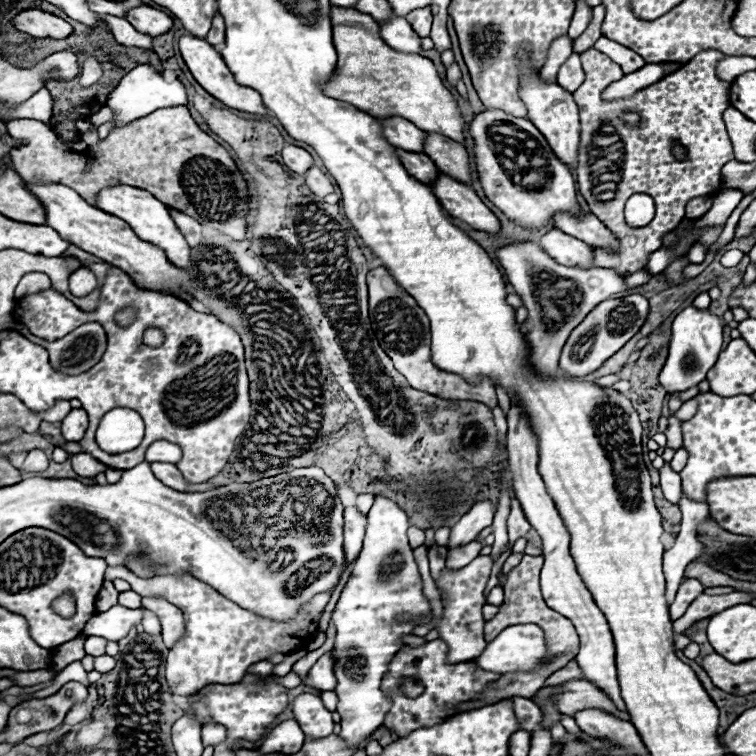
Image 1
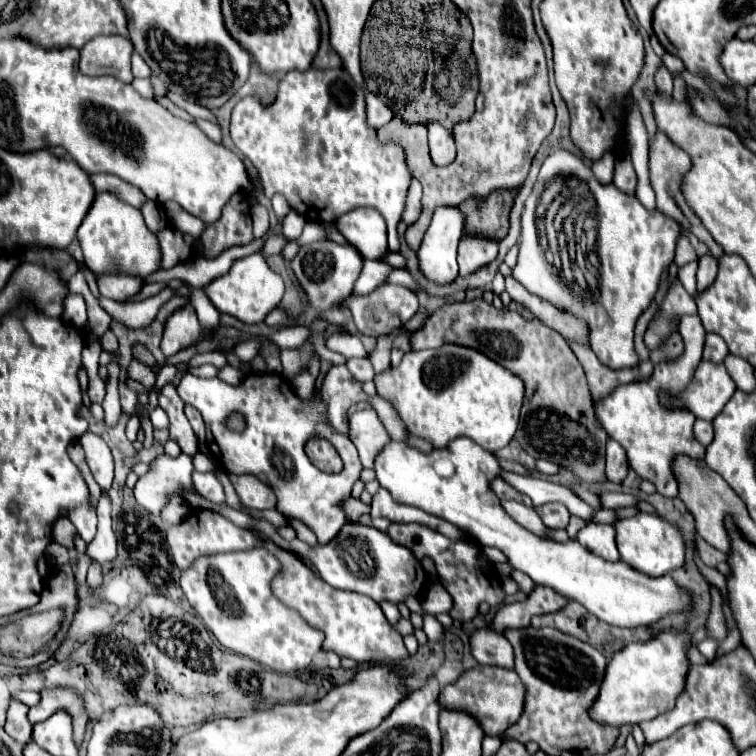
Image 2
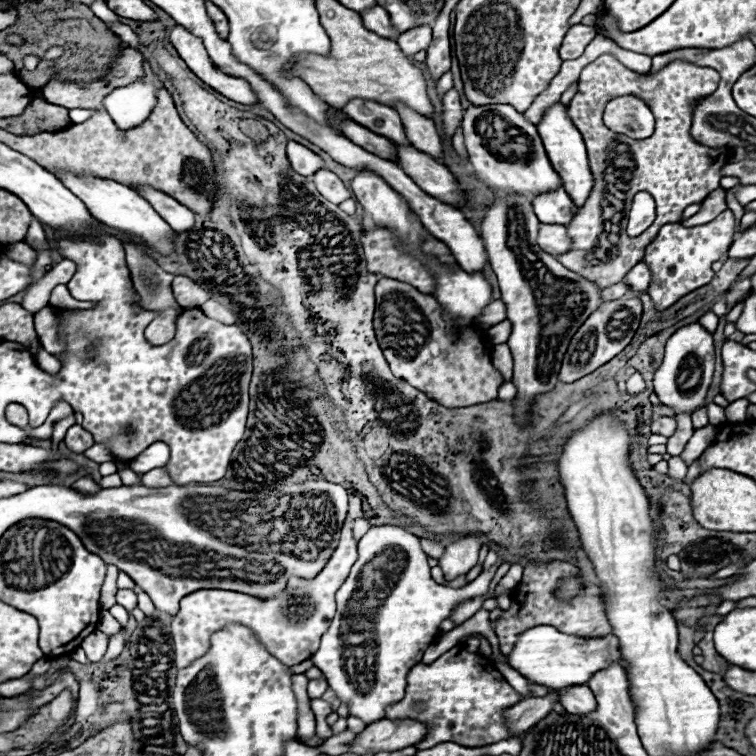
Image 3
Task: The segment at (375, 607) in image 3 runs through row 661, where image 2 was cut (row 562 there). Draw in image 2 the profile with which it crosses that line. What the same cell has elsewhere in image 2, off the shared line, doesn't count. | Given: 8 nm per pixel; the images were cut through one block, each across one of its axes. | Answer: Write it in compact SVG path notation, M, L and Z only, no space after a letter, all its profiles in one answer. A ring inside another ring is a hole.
M346 524L338 532L338 536L324 546L308 546L300 538L292 538L288 546L296 554L310 558L310 562L320 572L322 580L328 582L332 588L366 594L378 604L400 604L408 596L418 596L426 580L426 572L422 564L416 560L416 556L412 556L412 550L392 542L392 538L386 532L380 532L372 526Z

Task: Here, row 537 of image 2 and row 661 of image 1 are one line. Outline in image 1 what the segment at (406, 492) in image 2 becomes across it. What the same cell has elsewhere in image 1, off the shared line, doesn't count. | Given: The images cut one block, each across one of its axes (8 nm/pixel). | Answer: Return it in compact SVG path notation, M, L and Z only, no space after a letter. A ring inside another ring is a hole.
M516 624L504 628L484 652L474 658L474 664L488 672L518 672L536 670L538 662L546 656L544 632L536 624Z

